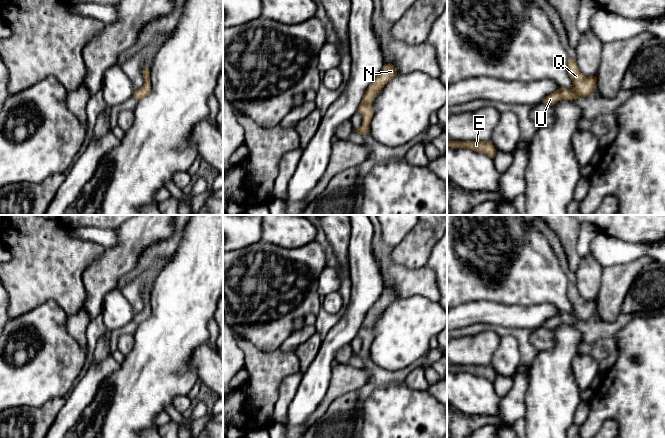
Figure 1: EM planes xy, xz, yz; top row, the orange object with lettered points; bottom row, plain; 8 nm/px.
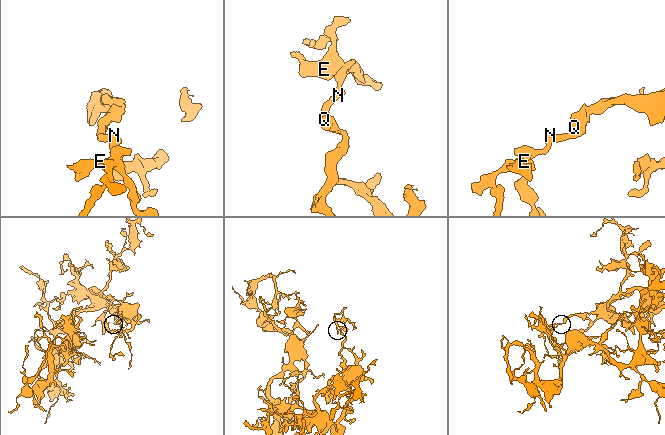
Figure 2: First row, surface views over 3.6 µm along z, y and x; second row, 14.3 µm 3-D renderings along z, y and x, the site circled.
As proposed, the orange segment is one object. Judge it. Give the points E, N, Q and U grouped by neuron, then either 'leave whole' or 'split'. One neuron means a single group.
groups E N Q U; leave whole

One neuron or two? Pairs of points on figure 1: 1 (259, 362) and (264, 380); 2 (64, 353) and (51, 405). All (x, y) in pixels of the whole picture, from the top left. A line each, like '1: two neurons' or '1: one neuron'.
1: one neuron
2: two neurons

